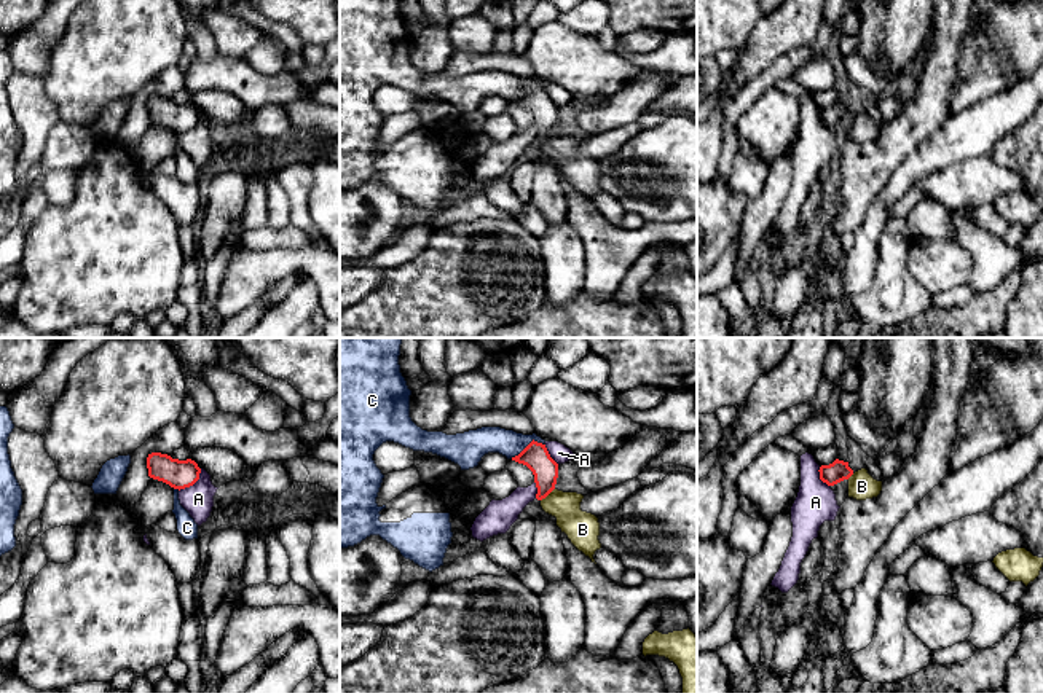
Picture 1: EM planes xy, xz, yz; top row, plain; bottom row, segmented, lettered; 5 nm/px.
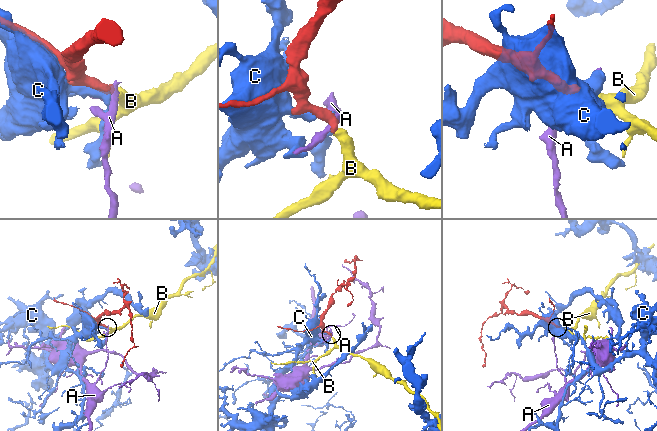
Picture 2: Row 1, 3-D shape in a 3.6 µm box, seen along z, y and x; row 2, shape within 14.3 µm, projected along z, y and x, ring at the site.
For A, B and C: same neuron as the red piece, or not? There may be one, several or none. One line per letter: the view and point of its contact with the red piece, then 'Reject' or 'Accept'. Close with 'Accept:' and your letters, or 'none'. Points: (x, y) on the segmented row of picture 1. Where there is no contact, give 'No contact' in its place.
A: Touches red at xy (193, 483). Reject
B: Touches red at xz (547, 494). Accept
C: Touches red at xz (528, 445). Reject
Accept: B

